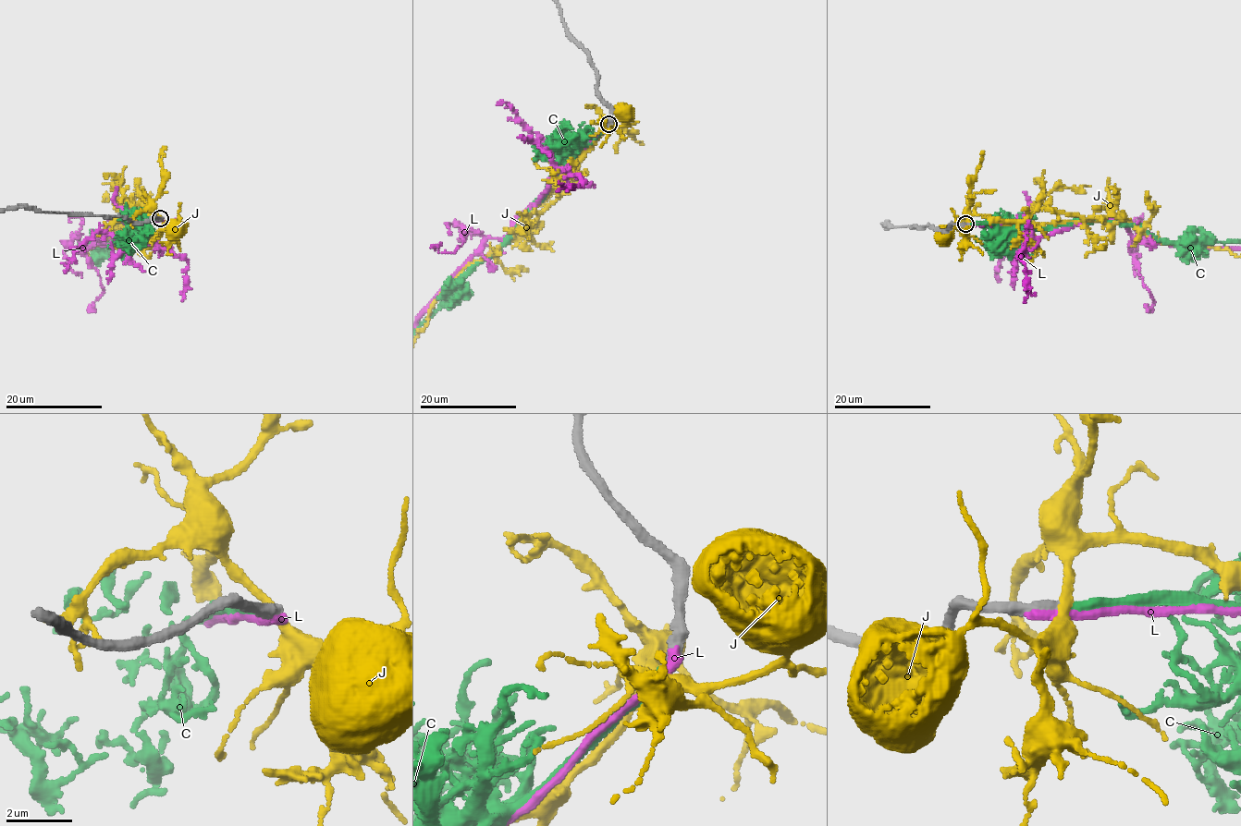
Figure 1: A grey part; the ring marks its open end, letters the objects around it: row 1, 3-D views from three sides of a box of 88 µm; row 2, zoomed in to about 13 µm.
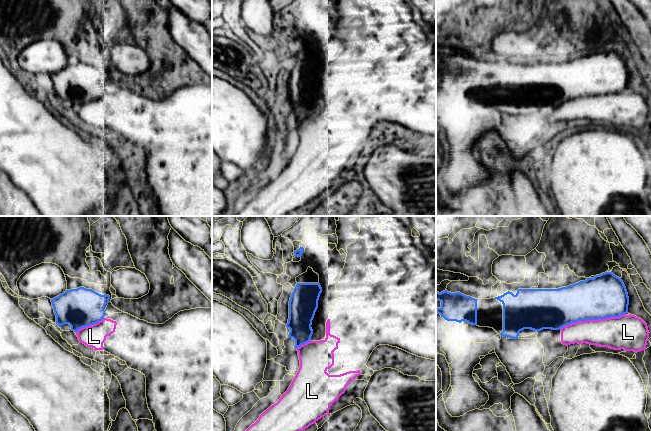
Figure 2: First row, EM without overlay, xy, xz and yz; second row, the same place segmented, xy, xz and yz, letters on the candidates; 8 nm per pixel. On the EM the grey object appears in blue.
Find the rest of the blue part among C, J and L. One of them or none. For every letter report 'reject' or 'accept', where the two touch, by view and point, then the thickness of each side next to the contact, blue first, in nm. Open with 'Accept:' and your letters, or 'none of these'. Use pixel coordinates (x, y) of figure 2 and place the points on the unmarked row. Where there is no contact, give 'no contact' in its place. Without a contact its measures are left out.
Accept: C
C: accept; no contact
J: reject; no contact
L: reject; contact yz (592, 95); calibres 340 and 260 nm

